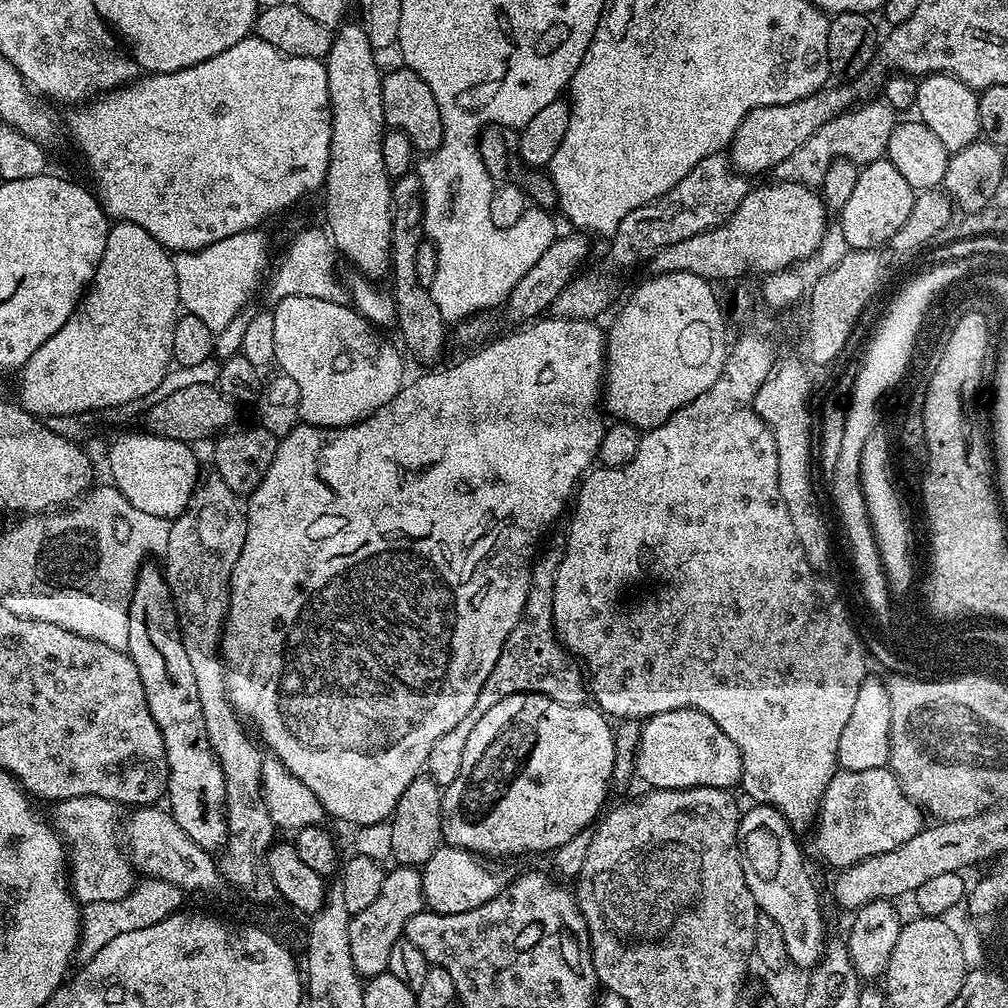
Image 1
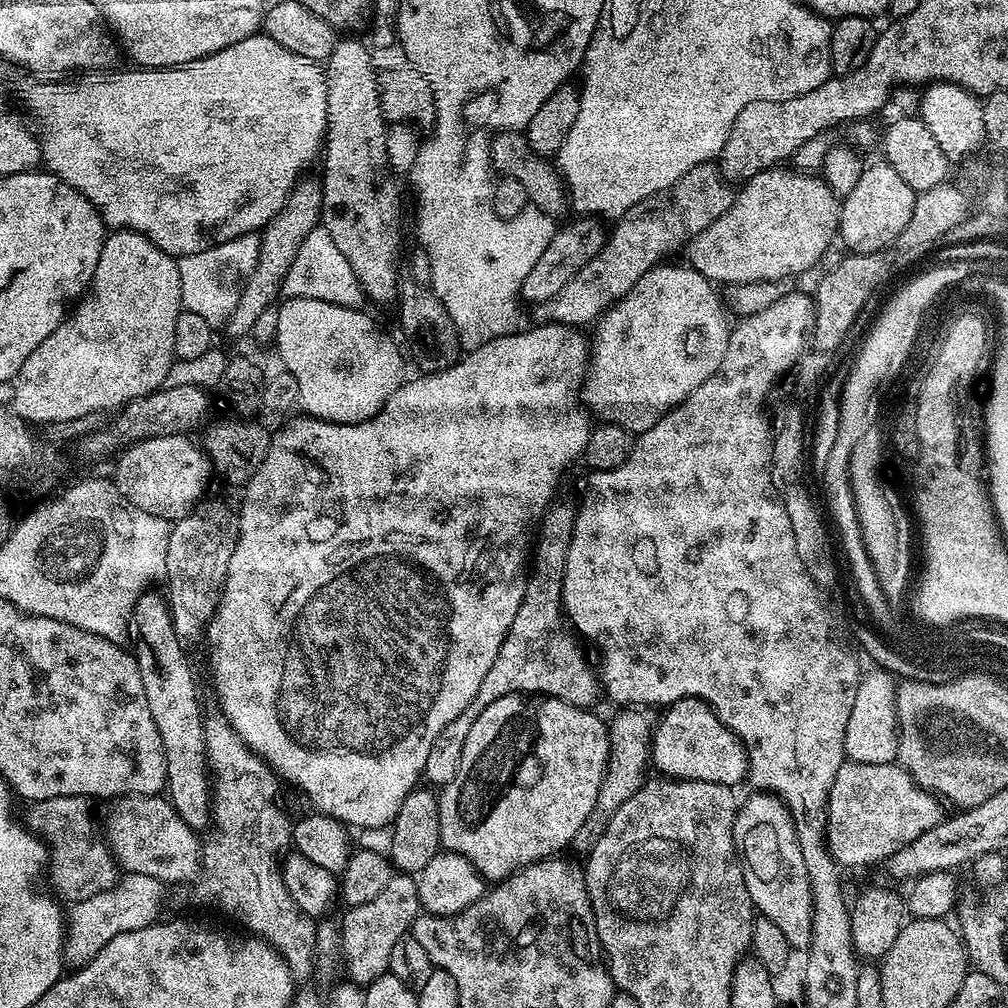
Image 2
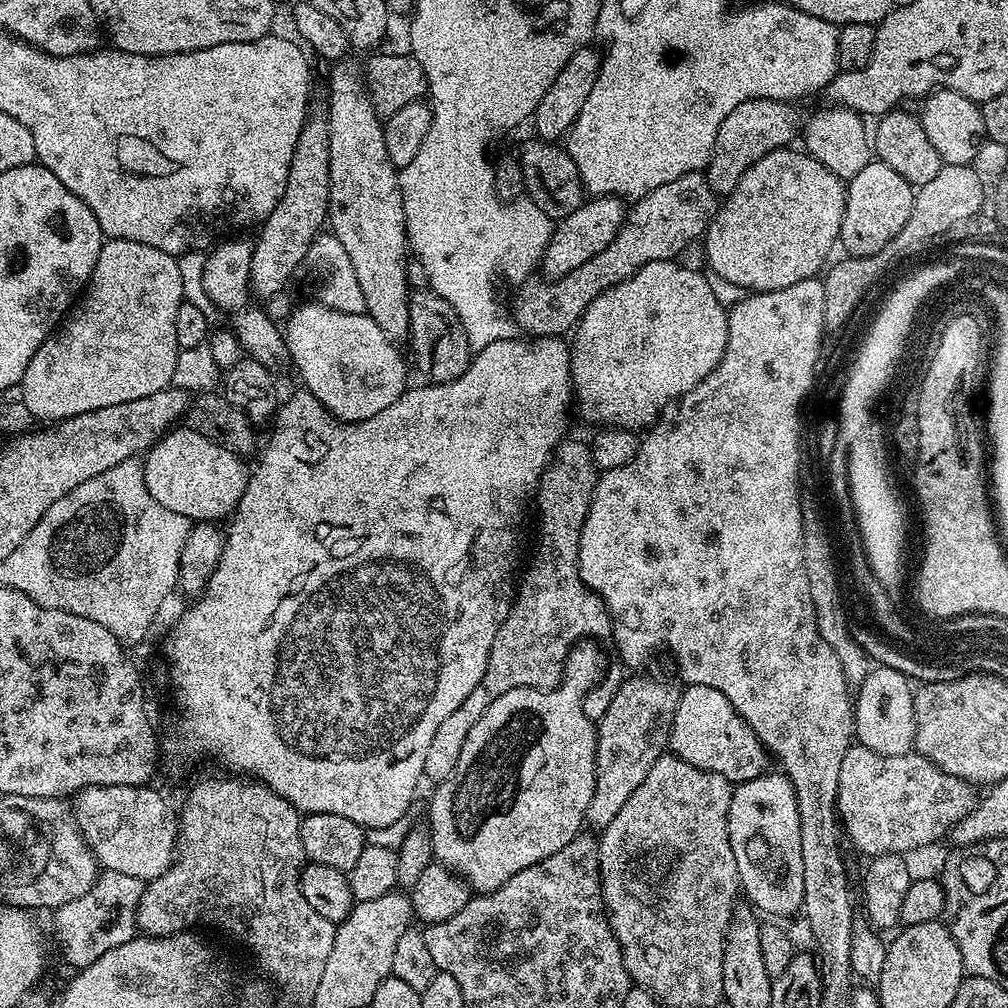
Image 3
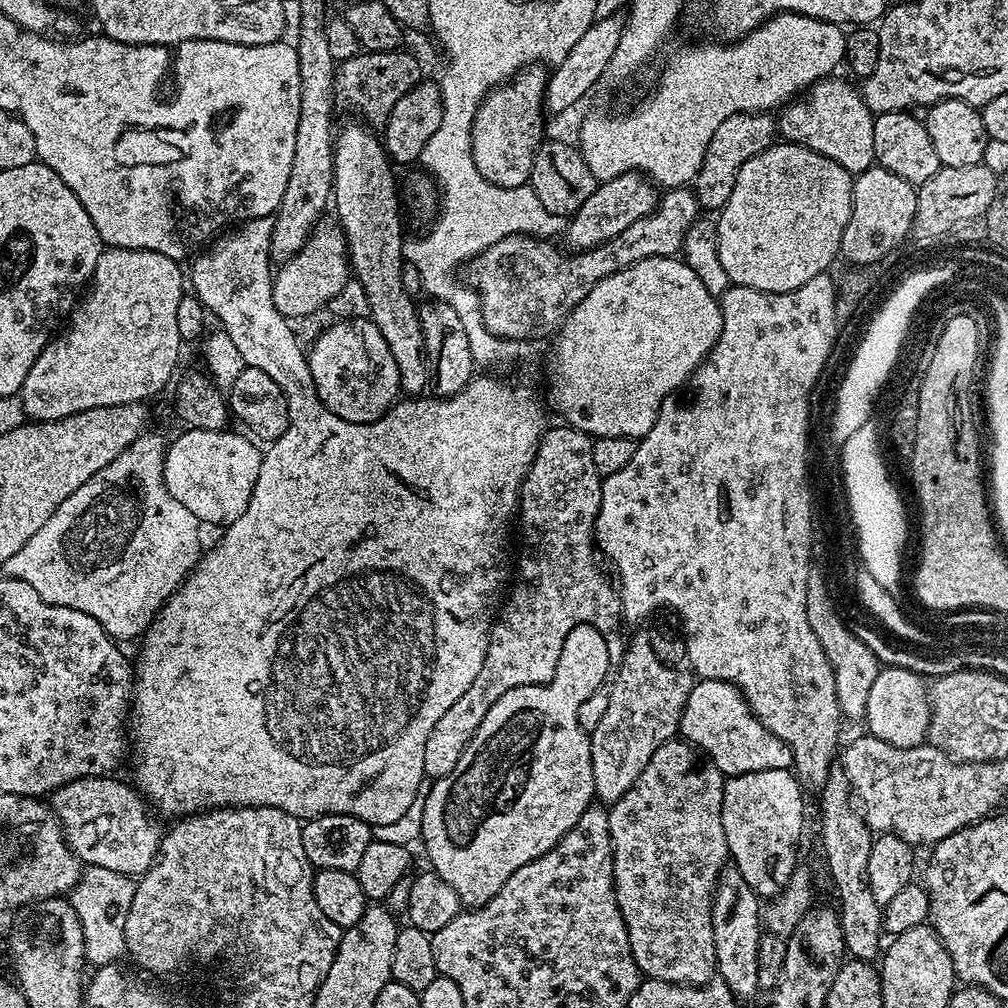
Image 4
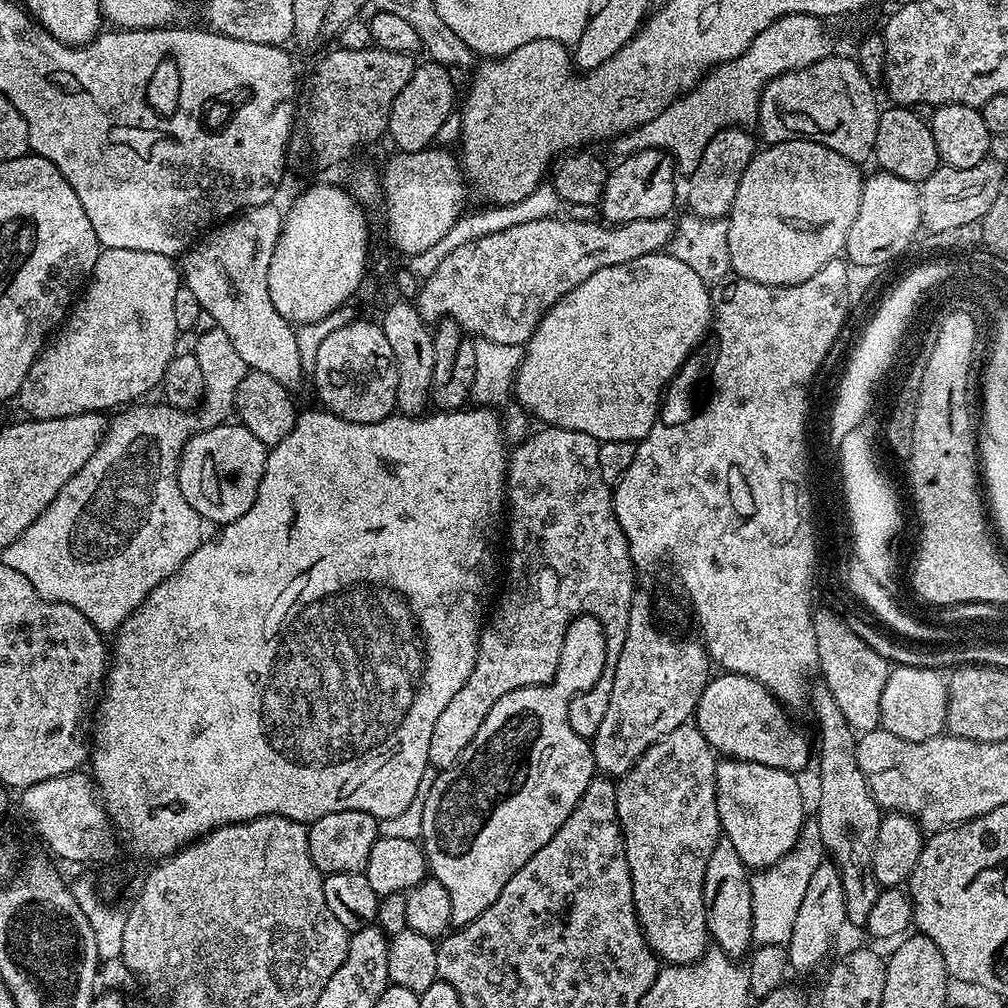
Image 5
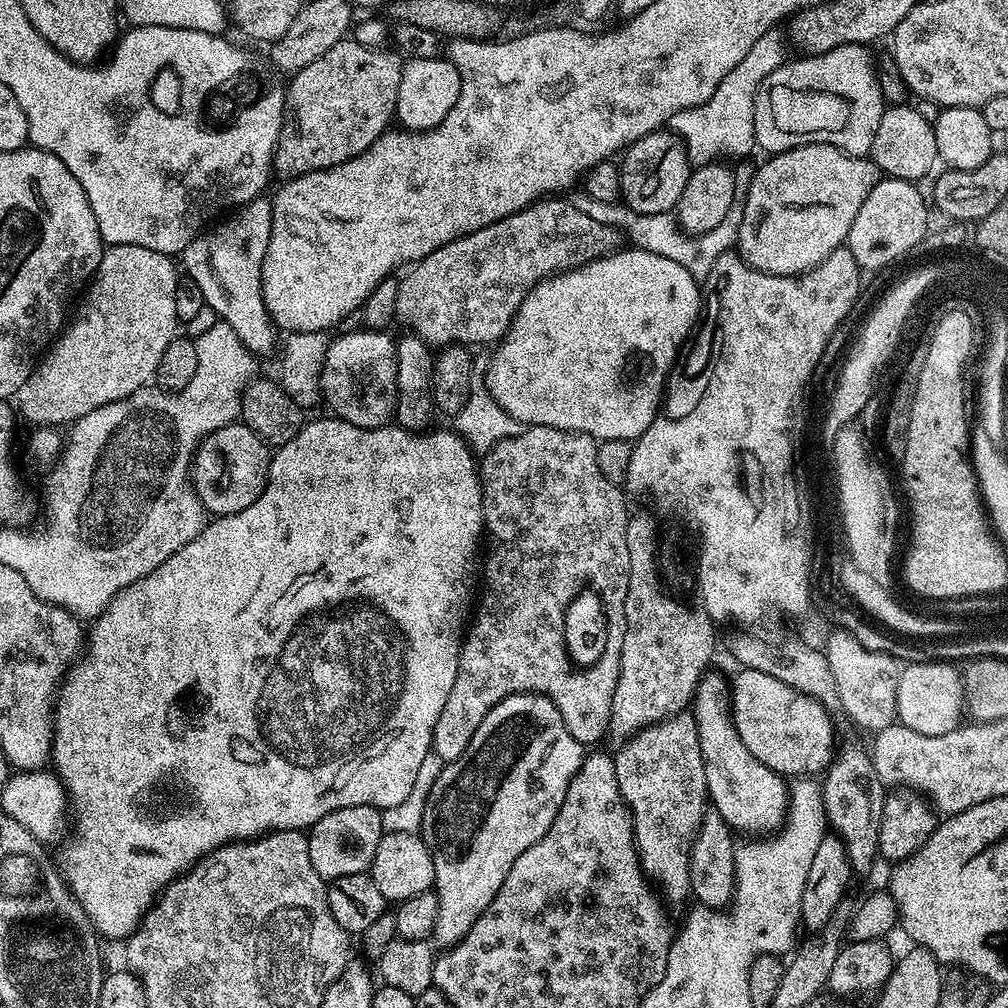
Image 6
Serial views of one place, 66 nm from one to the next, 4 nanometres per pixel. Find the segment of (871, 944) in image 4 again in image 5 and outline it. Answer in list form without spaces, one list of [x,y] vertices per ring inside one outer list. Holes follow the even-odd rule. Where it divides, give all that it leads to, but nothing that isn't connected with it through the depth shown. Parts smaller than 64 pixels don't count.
[[[816,683],[810,688],[810,705],[820,723],[820,797],[816,800],[814,822],[822,834],[827,855],[840,871],[848,924],[864,926],[882,890],[872,872],[882,809],[870,790],[866,774],[862,774],[858,766],[857,733],[850,726],[846,714],[842,714],[842,706],[838,706],[827,684]]]

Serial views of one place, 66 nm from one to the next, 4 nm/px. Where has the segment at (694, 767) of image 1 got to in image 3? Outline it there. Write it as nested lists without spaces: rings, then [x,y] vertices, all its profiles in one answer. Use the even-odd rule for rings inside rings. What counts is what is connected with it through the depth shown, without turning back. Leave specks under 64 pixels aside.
[[[687,685],[680,692],[680,701],[676,703],[674,710],[674,722],[668,735],[668,748],[671,755],[690,762],[690,766],[701,768],[714,774],[722,774],[722,778],[732,781],[733,785],[744,784],[747,780],[753,780],[765,775],[764,768],[770,761],[770,753],[764,747],[764,743],[754,734],[754,730],[740,717],[730,706],[726,694],[722,690],[714,690],[712,686]]]

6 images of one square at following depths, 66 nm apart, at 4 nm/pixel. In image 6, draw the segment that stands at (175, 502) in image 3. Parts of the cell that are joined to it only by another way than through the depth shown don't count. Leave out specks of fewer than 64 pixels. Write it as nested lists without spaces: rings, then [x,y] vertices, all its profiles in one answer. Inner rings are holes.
[[[243,422],[224,425],[202,439],[196,448],[190,479],[205,513],[218,517],[246,510],[266,486],[269,459],[269,445],[259,440]]]

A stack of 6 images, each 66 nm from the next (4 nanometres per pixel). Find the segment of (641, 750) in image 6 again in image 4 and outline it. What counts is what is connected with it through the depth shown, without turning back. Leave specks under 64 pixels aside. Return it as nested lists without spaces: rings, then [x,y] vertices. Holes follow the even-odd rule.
[[[673,738],[662,746],[658,746],[658,750],[654,750],[654,758],[650,758],[650,762],[646,762],[646,770],[642,770],[642,774],[638,774],[634,786],[630,786],[630,790],[626,790],[626,794],[622,794],[622,798],[617,799],[608,812],[612,834],[612,869],[616,883],[616,901],[628,931],[630,950],[634,954],[636,965],[639,966],[645,977],[665,980],[668,984],[699,986],[707,984],[717,975],[714,926],[712,925],[712,896],[716,892],[716,883],[720,872],[730,860],[726,830],[722,830],[722,794],[724,793],[725,779],[724,773],[718,770],[718,766],[714,766],[707,759],[702,758],[701,753],[687,740]]]

